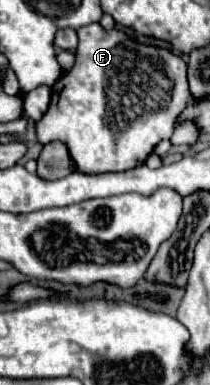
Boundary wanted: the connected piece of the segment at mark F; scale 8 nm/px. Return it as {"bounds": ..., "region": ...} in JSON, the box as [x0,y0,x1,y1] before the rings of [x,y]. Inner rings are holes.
{"bounds":[37,23,189,173],"region":[[[91,23],[89,27],[81,27],[77,35],[79,47],[75,51],[75,65],[63,71],[59,81],[51,87],[51,105],[41,121],[37,121],[37,137],[41,143],[55,139],[67,143],[79,171],[107,173],[137,167],[161,139],[173,135],[177,117],[189,101],[187,65],[181,55],[163,47],[137,43],[121,29],[105,31],[99,23]]]}

